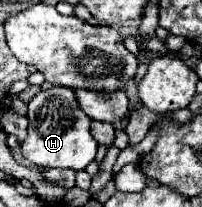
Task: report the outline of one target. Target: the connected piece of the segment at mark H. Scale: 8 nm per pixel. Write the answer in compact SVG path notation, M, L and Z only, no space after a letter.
M53 86L41 90L29 102L29 136L21 144L23 156L41 168L71 168L83 170L95 160L97 142L91 134L91 118L77 106L77 96L71 88Z

